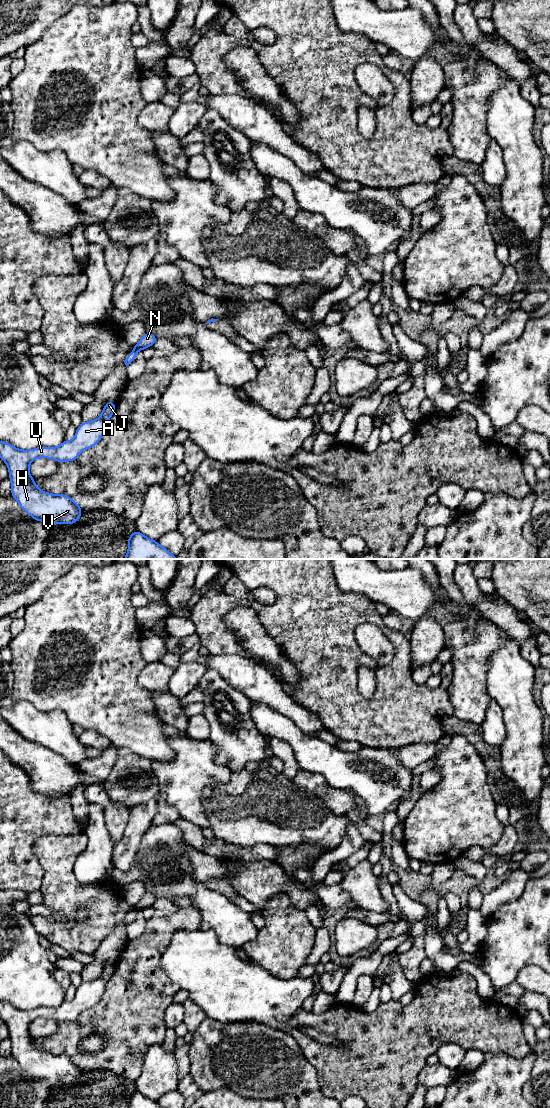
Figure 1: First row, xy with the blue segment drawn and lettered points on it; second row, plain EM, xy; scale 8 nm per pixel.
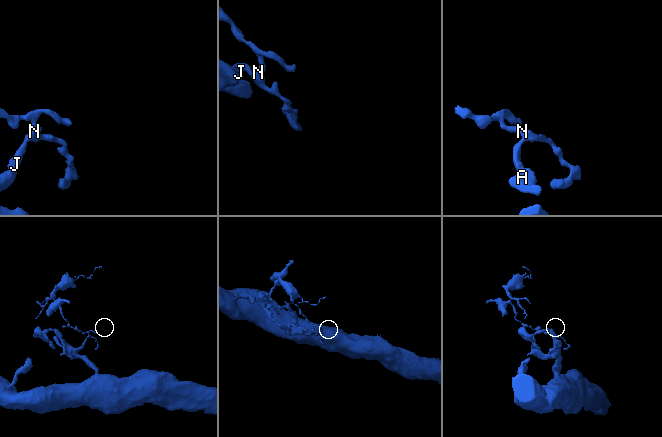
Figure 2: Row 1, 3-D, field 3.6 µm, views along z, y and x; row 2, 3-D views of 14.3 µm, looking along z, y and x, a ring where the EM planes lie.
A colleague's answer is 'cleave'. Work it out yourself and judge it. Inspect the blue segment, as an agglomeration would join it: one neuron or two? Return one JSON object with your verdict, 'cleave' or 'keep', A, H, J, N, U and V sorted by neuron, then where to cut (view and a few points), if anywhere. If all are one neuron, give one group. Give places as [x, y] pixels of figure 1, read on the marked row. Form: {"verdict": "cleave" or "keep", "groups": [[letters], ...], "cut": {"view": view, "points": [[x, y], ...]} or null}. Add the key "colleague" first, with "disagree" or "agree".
{"colleague": "agree", "verdict": "cleave", "groups": [["A", "H", "U", "V"], ["J", "N"]], "cut": {"view": "xy", "points": [[100, 416], [106, 421]]}}

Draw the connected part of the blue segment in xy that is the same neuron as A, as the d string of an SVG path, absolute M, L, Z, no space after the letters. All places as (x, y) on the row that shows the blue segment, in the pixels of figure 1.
M99 417L83 422L72 440L64 440L58 447L17 449L8 442L0 441L0 457L9 470L11 496L21 508L36 521L52 527L55 524L74 524L82 514L76 501L65 494L55 495L41 491L29 473L29 465L37 458L49 458L58 462L74 461L82 450L95 446L102 438L107 421Z

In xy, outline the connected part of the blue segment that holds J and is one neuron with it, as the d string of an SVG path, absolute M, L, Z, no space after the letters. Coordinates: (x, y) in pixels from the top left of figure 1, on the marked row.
M109 401L105 404L103 411L100 415L105 421L109 421L115 411L115 402Z

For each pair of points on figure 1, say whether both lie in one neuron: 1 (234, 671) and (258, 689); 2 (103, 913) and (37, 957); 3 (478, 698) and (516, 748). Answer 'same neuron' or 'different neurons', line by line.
1: same neuron
2: different neurons
3: different neurons

